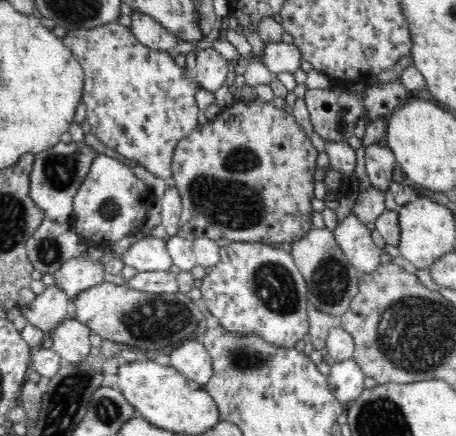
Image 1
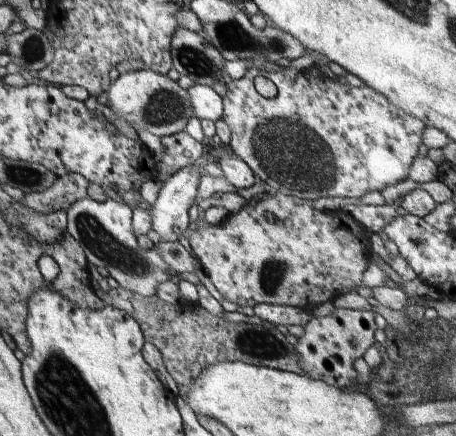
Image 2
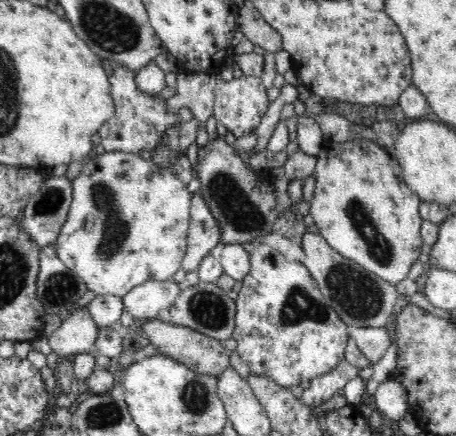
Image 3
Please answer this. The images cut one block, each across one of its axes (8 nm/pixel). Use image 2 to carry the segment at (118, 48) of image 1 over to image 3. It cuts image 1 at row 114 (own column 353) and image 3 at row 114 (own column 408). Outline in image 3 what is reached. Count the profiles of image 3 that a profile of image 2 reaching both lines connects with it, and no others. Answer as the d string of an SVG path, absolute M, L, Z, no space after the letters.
M112 64L114 66L114 76L108 78L110 84L110 96L114 100L114 116L100 128L100 144L104 146L106 152L128 152L128 154L140 154L144 152L154 152L164 138L168 136L168 128L172 128L178 122L178 114L172 114L168 110L168 102L162 102L158 94L146 94L136 86L136 72L122 66L122 64Z

